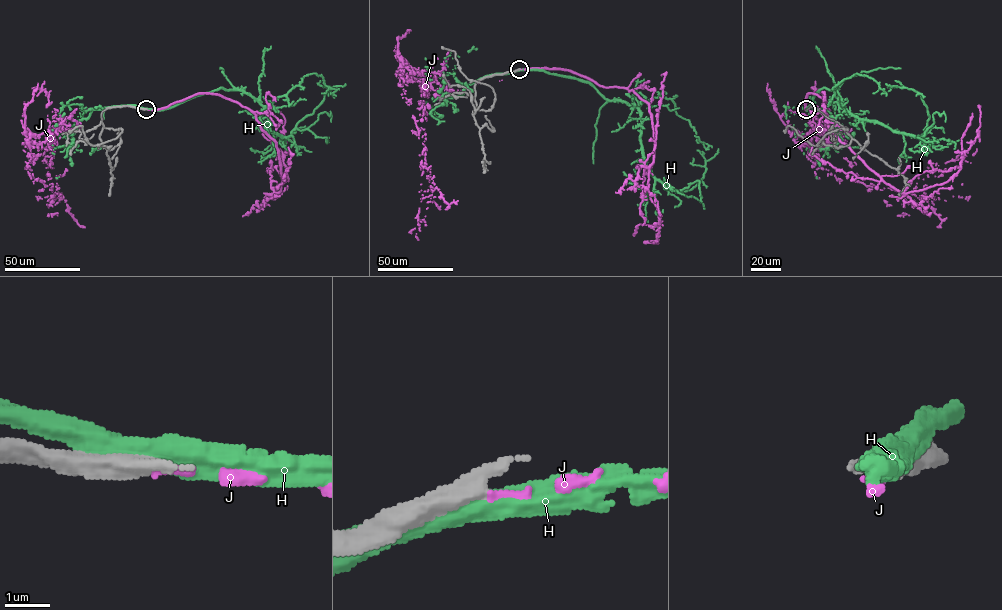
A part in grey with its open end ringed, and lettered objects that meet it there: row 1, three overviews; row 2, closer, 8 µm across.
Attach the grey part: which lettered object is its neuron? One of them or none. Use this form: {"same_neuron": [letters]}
{"same_neuron": []}

